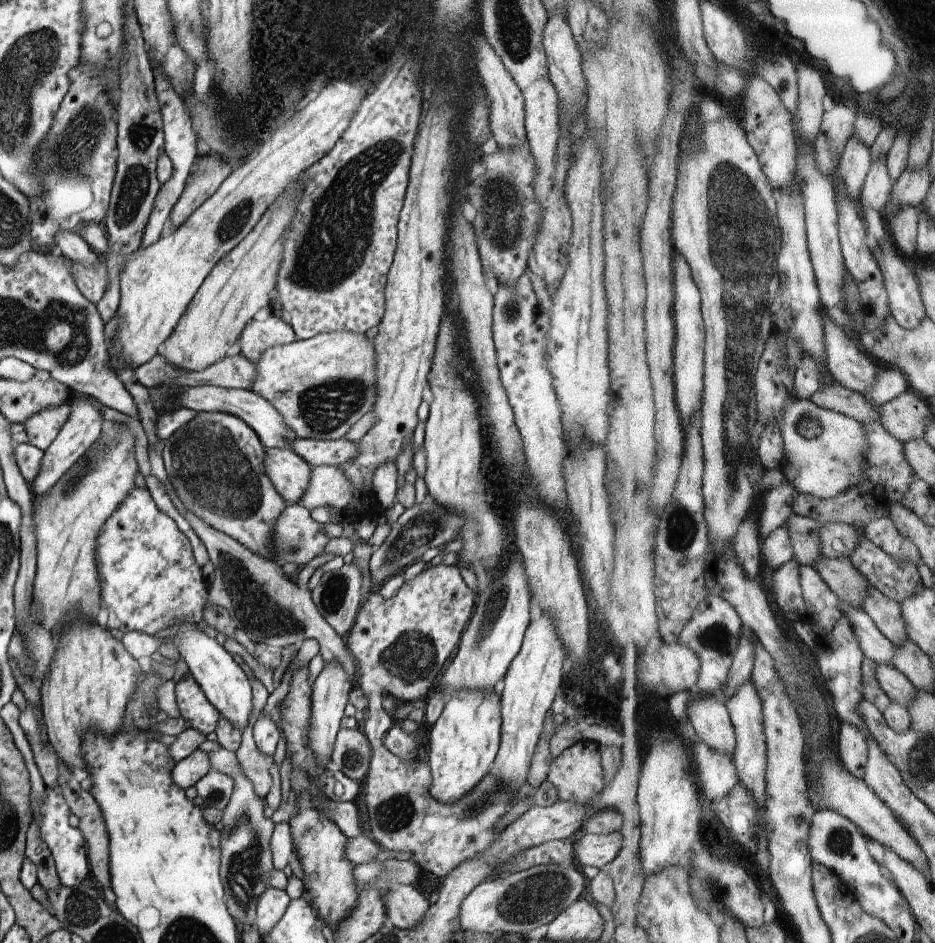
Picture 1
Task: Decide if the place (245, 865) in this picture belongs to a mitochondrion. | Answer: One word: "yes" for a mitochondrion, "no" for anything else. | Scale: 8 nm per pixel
yes

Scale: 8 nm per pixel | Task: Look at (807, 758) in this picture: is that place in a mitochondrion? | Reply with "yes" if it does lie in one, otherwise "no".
no

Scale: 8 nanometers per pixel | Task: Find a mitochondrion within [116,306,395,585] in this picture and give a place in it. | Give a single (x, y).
(206, 459)

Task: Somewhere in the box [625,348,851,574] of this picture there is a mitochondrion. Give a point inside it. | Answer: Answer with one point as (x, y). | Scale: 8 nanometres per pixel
(681, 531)

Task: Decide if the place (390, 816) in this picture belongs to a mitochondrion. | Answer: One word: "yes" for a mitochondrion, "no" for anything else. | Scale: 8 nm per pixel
yes

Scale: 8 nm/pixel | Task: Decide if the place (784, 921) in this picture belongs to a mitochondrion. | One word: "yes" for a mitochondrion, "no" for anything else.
no

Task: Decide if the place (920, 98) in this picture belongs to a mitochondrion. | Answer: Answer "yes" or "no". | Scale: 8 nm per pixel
no

